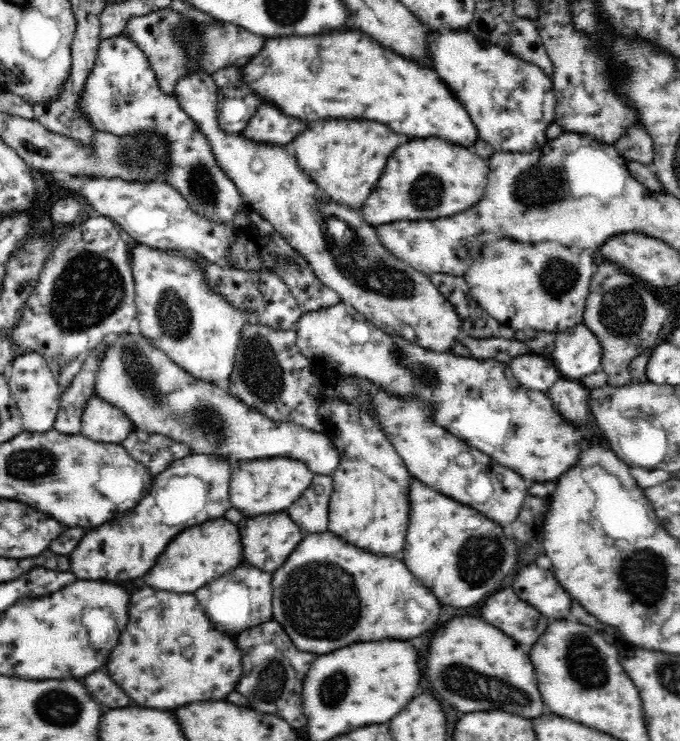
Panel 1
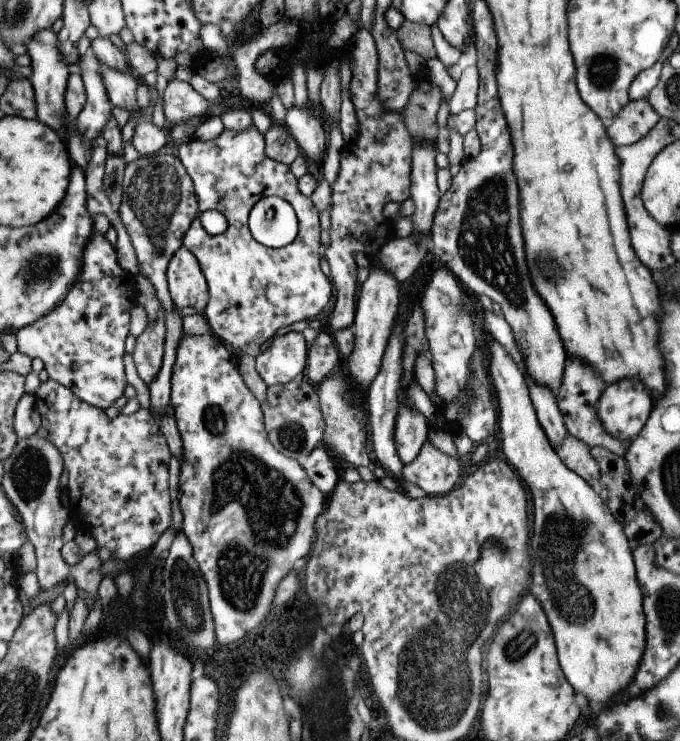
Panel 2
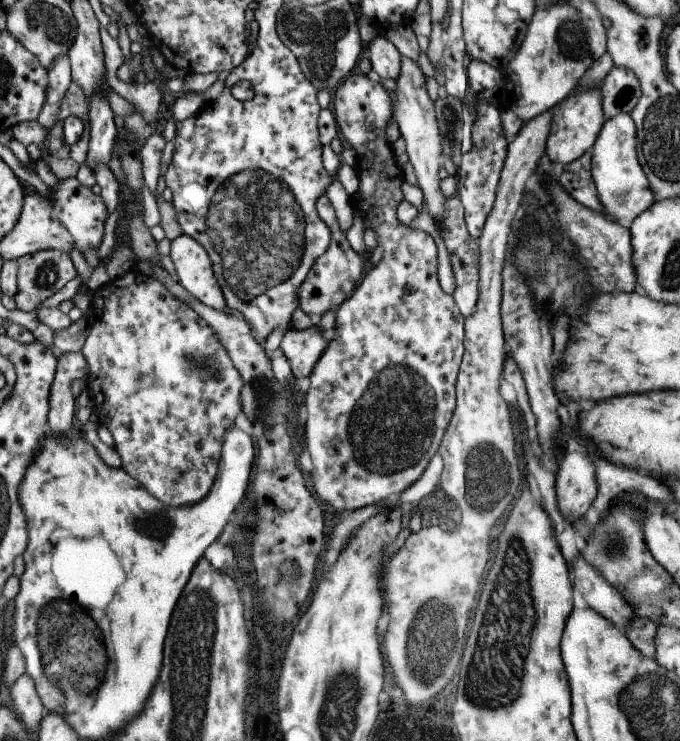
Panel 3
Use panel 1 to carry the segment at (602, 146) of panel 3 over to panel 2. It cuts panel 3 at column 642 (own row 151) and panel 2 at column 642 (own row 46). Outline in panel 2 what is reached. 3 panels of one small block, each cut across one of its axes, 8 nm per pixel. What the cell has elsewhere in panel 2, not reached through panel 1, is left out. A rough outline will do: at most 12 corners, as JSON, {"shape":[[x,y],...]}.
{"shape":[[647,100],[628,101],[605,125],[613,146],[643,138],[659,117]]}

